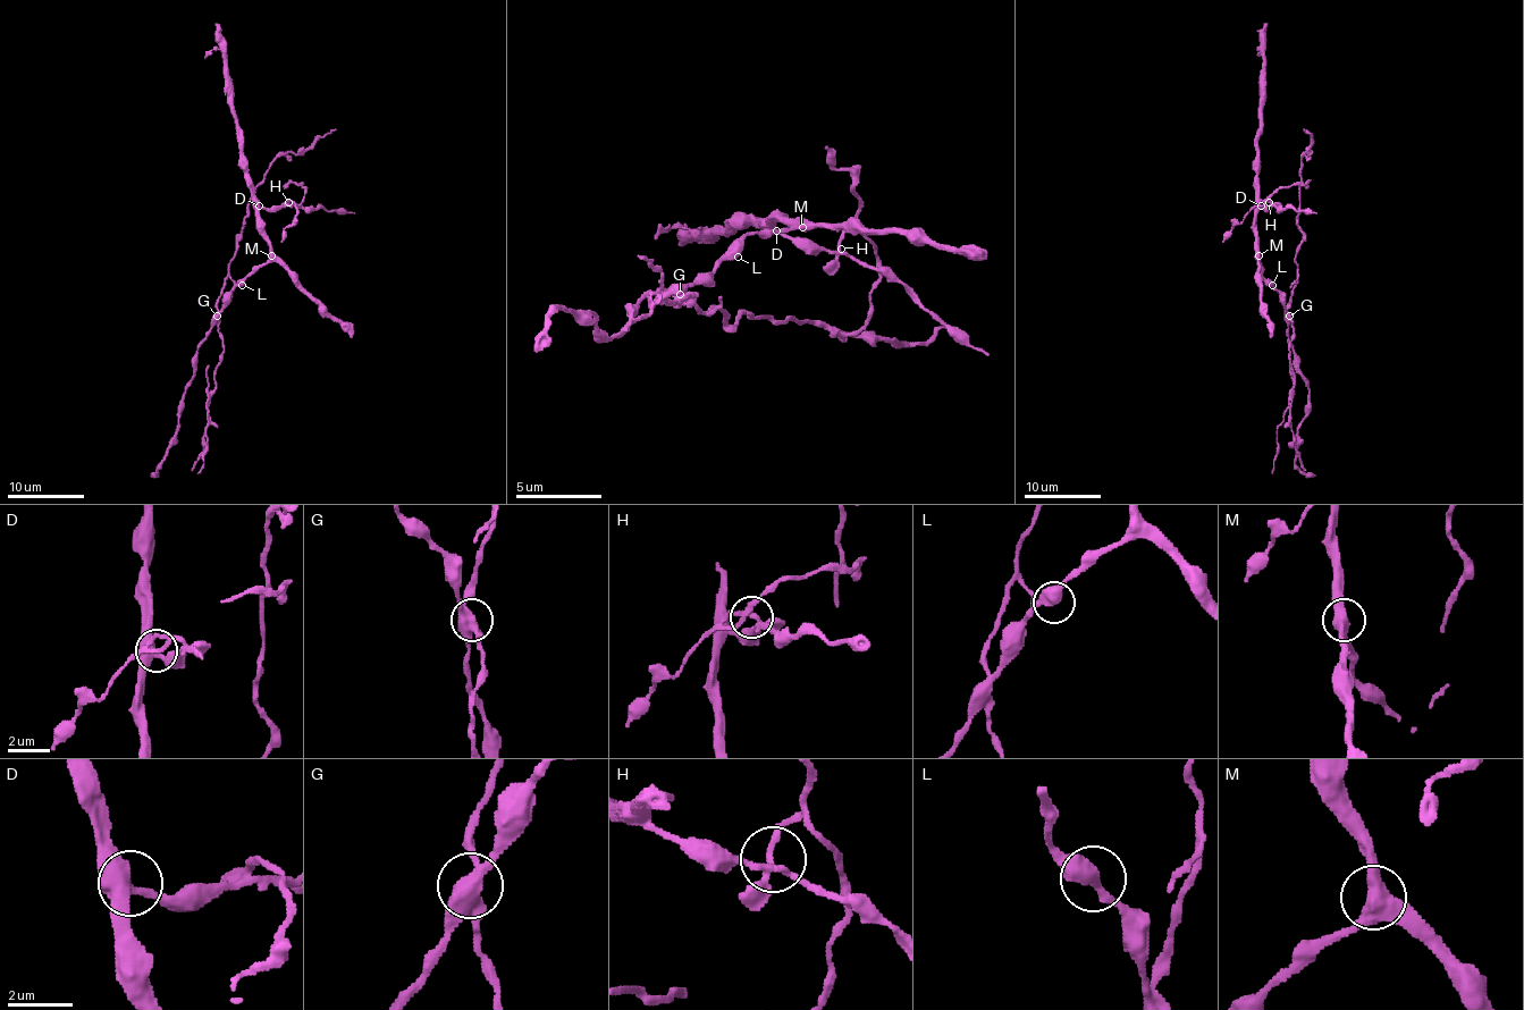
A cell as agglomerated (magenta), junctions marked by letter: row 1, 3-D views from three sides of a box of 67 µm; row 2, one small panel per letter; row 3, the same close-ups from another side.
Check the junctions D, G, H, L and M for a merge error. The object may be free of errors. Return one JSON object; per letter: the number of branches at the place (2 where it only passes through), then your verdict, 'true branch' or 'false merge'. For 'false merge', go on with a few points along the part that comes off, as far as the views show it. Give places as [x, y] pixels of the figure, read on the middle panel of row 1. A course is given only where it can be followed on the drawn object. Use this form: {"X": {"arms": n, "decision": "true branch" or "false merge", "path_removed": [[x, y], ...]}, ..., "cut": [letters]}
{"D": {"arms": 3, "decision": "true branch"}, "G": {"arms": 4, "decision": "false merge", "path_removed": [[681, 295], [702, 312], [720, 309], [733, 326], [746, 312], [897, 343], [923, 343], [948, 330]]}, "H": {"arms": 4, "decision": "true branch"}, "L": {"arms": 2, "decision": "true branch"}, "M": {"arms": 3, "decision": "true branch"}, "cut": ["G"]}

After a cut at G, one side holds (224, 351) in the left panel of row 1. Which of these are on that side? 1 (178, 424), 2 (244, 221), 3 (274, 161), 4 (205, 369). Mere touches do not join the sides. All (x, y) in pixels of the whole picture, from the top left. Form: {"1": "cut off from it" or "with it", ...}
{"1": "cut off from it", "2": "with it", "3": "with it", "4": "with it"}

